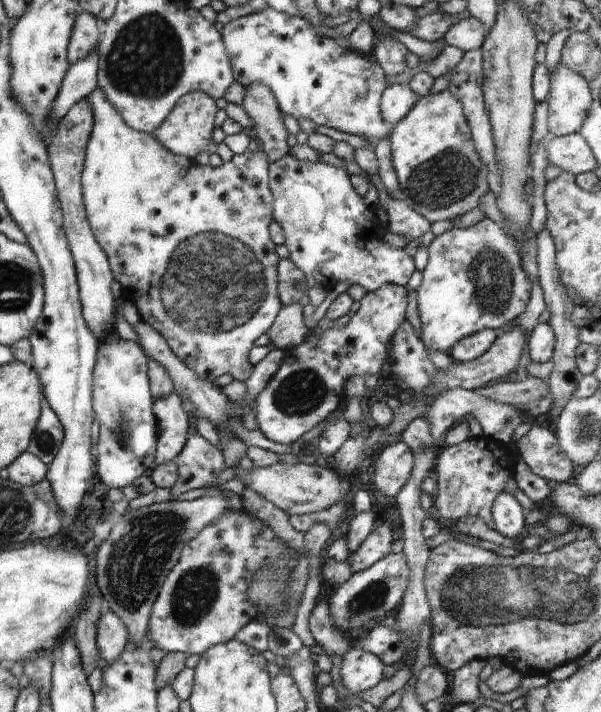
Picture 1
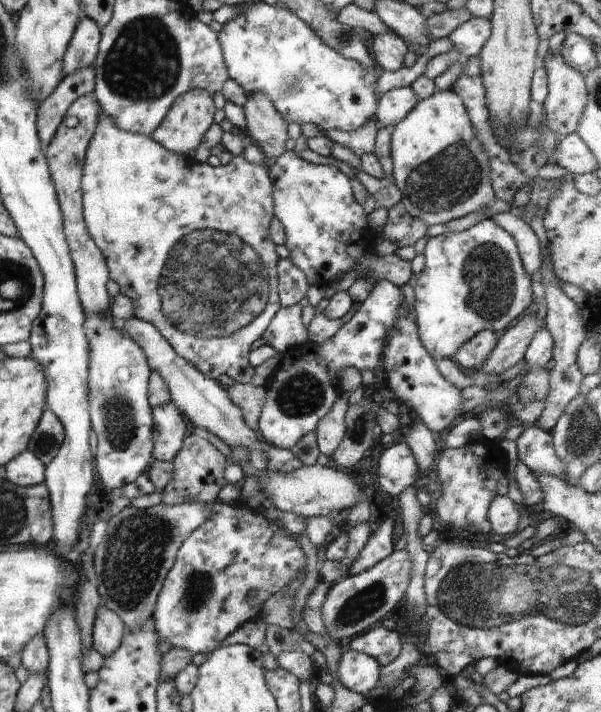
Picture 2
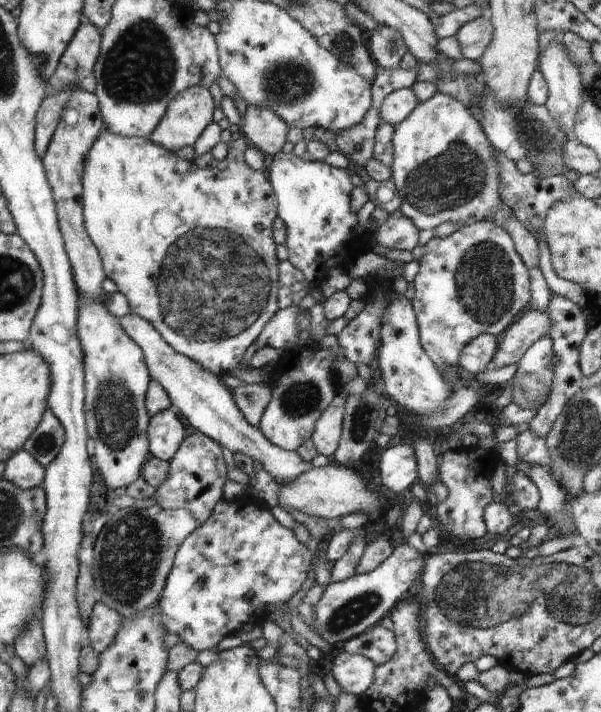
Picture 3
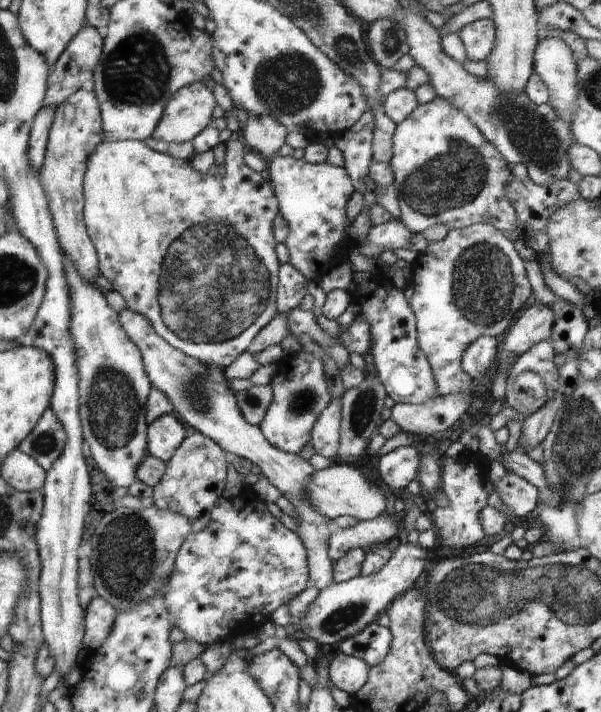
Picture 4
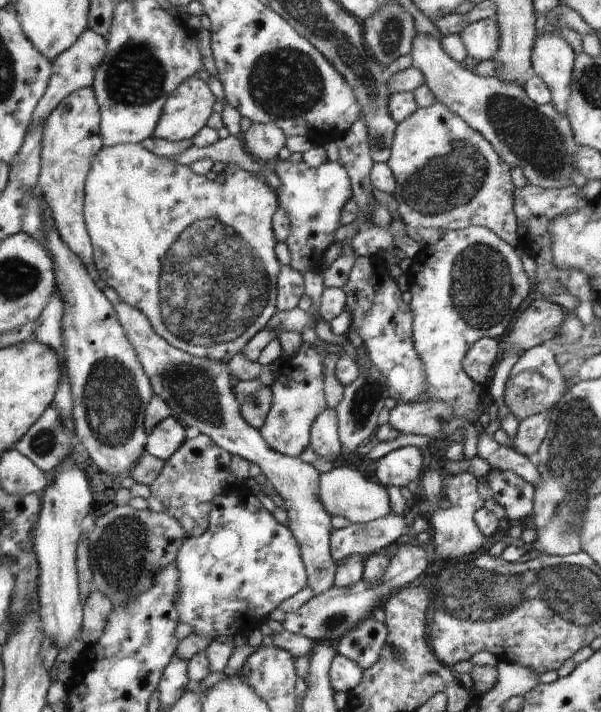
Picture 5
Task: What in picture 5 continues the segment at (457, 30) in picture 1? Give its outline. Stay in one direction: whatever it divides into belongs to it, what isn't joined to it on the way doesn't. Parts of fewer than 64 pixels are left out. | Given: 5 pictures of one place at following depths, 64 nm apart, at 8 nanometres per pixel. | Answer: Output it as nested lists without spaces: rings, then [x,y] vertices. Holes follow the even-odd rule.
[[[492,20],[469,23],[460,36],[468,57],[478,62],[491,60],[498,50],[499,28]]]

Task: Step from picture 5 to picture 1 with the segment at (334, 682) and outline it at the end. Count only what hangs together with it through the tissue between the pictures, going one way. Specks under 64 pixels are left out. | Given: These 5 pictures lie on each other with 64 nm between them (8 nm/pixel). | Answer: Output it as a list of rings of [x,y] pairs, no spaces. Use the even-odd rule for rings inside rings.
[[[350,638],[350,647],[342,656],[340,674],[342,684],[353,693],[364,692],[376,686],[384,678],[382,660],[358,646],[356,638]]]

